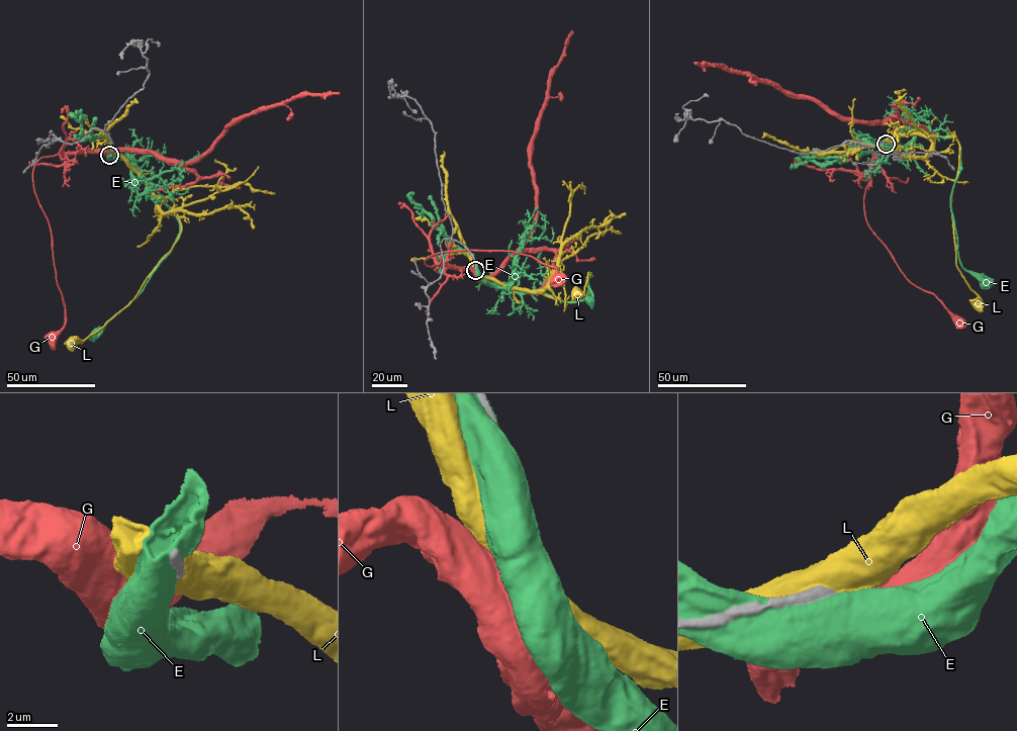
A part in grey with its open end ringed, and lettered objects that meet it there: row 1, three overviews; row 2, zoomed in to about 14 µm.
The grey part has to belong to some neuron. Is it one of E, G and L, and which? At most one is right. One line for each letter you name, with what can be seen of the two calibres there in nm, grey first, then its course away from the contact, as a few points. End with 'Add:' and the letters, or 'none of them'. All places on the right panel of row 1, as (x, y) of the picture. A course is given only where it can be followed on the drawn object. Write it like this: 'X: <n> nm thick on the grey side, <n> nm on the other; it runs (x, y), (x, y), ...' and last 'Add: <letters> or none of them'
Add: none of them

